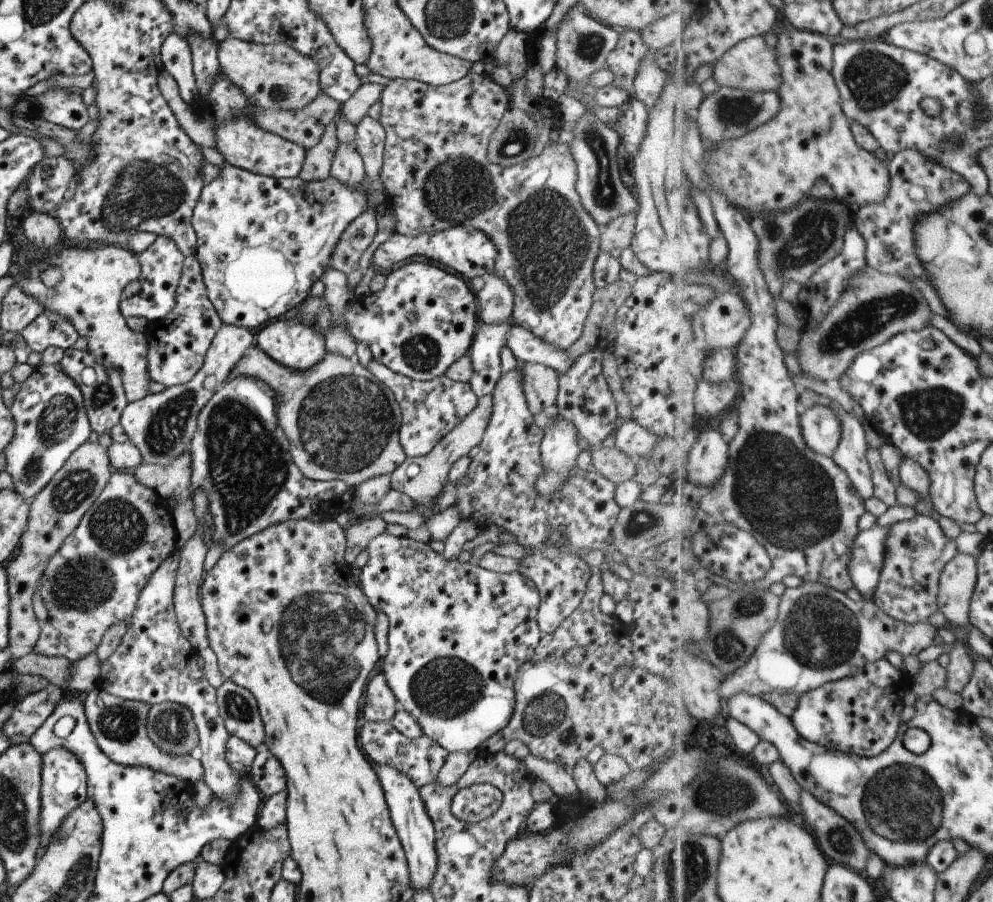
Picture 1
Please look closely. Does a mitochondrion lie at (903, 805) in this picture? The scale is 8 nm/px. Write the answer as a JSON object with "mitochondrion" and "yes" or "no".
{"mitochondrion":"yes"}

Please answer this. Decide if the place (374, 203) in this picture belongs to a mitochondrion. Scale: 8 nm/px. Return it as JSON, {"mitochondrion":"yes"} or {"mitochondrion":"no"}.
{"mitochondrion":"no"}

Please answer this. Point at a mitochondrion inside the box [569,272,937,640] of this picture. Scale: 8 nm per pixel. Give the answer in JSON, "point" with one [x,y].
{"point":[789,497]}

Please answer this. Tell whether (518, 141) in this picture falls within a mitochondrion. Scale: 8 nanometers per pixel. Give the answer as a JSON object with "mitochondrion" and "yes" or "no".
{"mitochondrion":"yes"}

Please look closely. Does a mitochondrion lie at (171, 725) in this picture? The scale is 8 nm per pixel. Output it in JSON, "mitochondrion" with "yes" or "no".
{"mitochondrion":"yes"}

